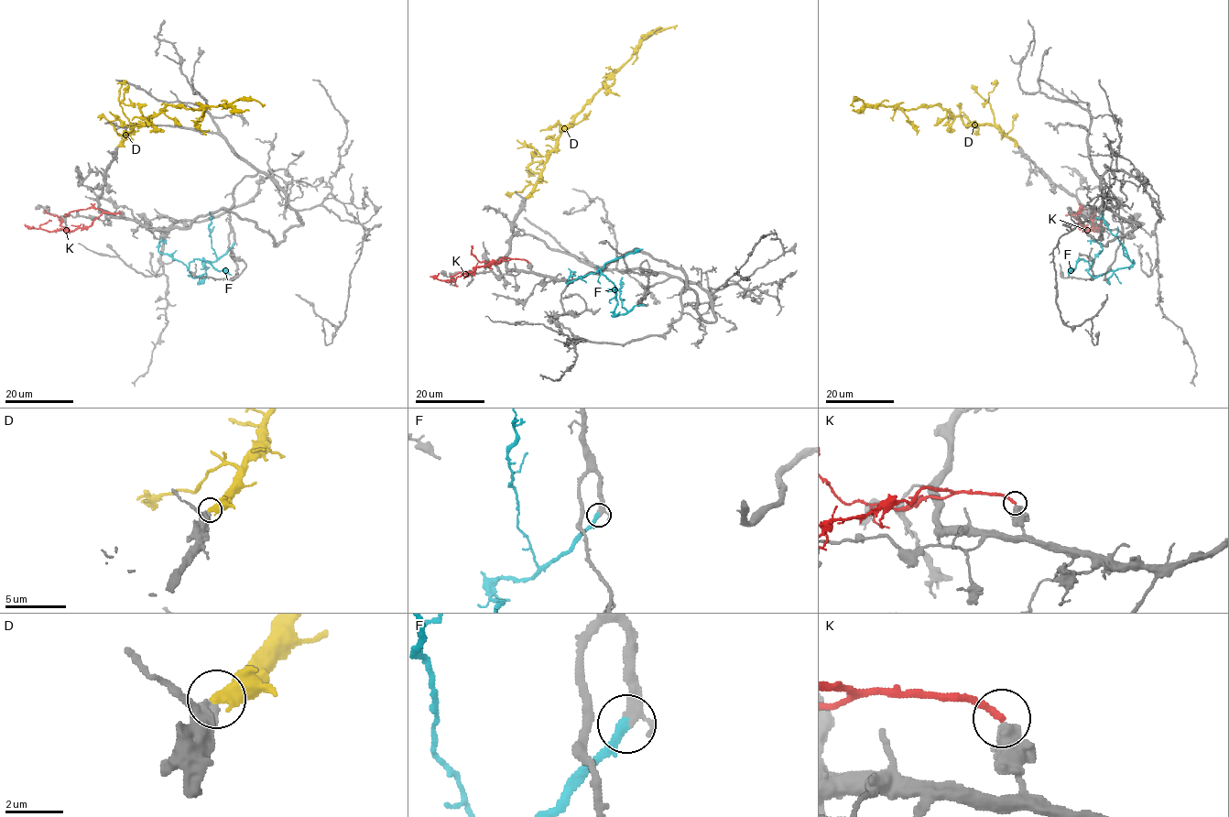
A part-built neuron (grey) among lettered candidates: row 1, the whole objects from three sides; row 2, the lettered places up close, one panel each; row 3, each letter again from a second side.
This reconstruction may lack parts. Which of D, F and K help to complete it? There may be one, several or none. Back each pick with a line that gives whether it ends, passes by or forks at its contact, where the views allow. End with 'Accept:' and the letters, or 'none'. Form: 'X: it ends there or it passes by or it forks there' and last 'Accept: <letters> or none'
D: it ends there
F: it ends there
Accept: D, F

